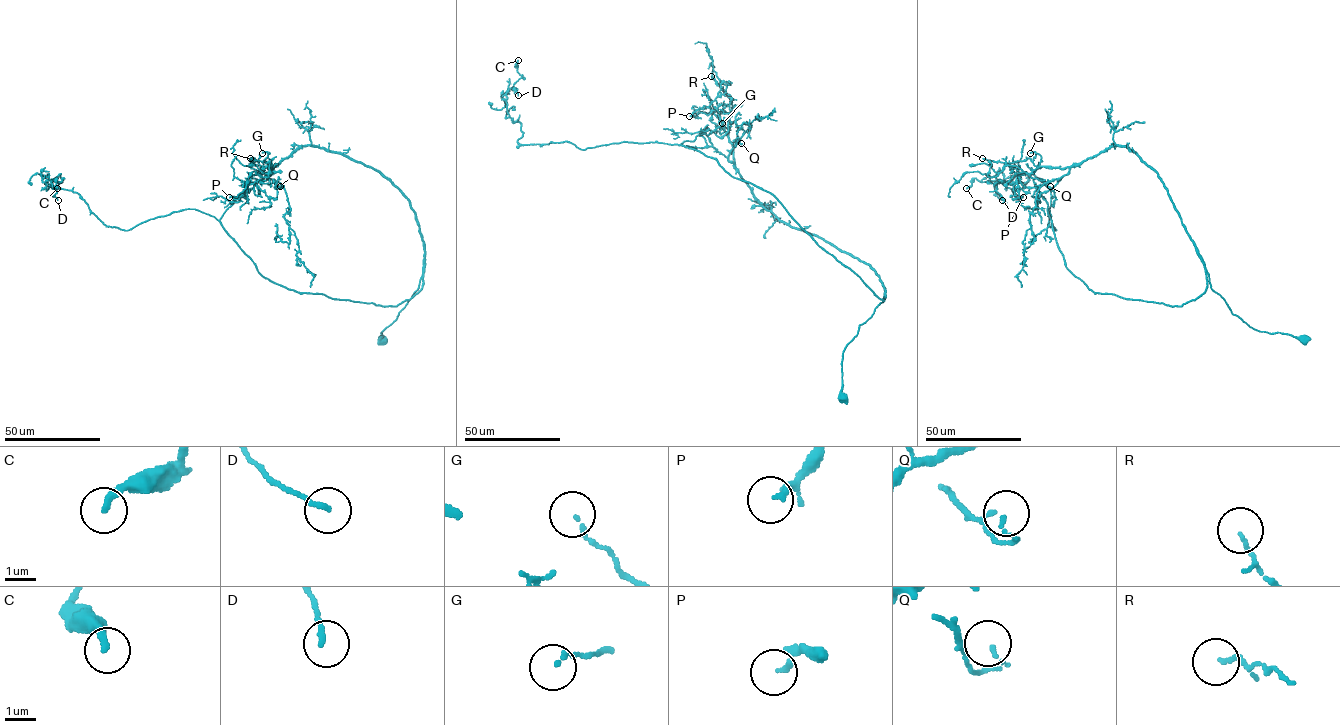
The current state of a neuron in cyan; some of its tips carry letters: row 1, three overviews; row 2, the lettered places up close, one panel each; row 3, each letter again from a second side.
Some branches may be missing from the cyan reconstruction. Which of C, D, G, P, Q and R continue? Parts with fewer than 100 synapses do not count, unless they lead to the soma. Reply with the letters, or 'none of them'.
none of them

